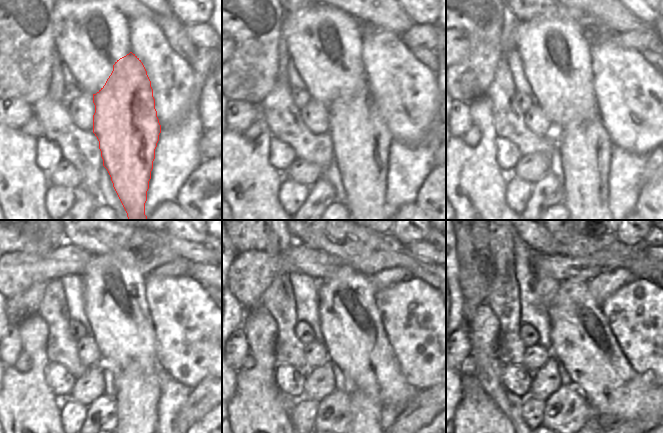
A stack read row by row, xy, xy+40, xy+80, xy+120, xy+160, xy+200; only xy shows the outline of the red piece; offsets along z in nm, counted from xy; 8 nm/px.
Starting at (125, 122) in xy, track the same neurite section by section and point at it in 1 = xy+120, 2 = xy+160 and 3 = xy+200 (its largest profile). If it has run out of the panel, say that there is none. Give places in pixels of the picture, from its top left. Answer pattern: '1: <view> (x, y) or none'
1: xy+120 (138, 386)
2: xy+160 (365, 423)
3: xy+200 (592, 423)

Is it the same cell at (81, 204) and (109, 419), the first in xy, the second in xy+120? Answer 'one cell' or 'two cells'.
one cell

